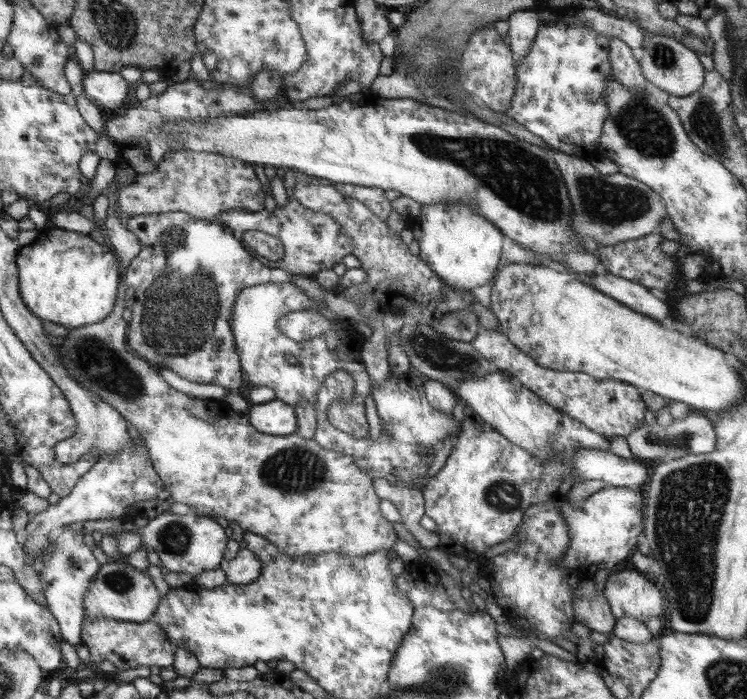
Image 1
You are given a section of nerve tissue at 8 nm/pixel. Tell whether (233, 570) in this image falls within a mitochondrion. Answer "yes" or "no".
no

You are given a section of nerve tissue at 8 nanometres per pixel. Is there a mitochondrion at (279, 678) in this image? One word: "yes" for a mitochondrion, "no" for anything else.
no

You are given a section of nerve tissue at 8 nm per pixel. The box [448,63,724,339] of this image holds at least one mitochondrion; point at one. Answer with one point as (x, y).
(603, 203)

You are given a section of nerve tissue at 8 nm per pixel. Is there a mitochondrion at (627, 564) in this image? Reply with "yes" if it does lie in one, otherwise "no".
no

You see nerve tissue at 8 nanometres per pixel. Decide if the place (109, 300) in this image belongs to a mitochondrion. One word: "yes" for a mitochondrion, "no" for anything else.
no

